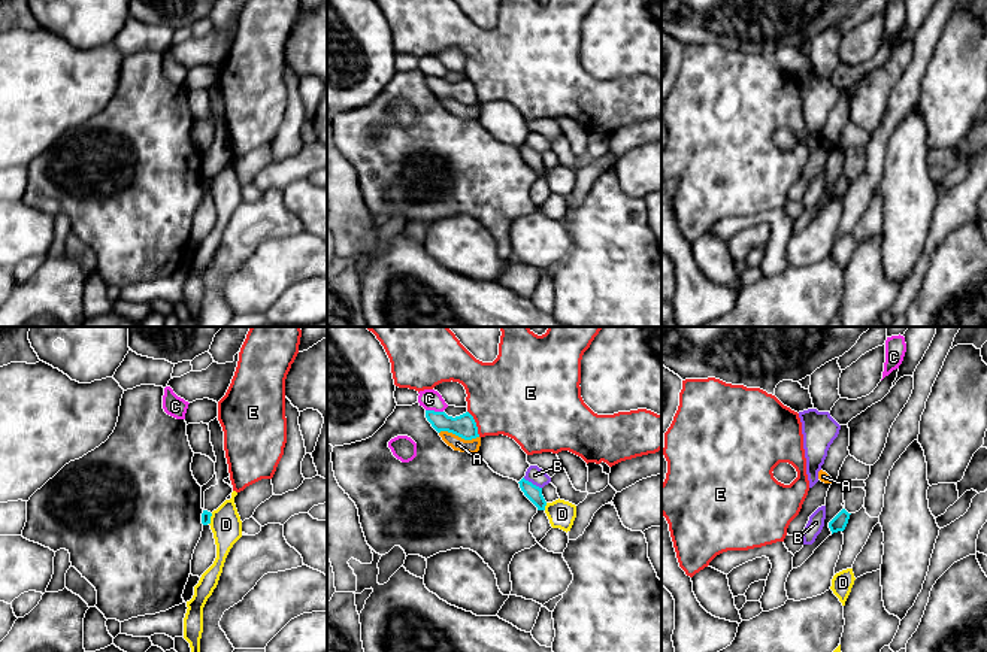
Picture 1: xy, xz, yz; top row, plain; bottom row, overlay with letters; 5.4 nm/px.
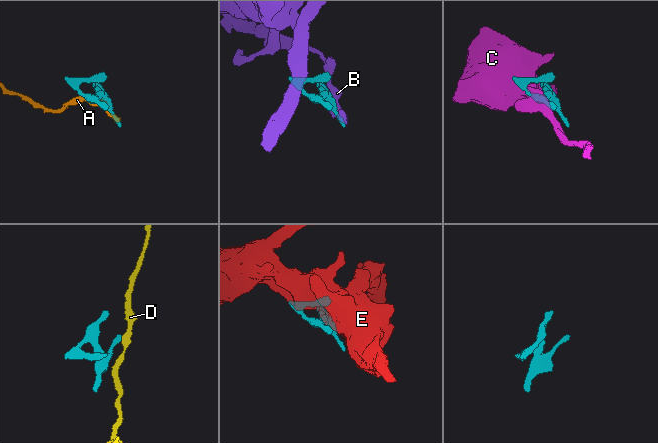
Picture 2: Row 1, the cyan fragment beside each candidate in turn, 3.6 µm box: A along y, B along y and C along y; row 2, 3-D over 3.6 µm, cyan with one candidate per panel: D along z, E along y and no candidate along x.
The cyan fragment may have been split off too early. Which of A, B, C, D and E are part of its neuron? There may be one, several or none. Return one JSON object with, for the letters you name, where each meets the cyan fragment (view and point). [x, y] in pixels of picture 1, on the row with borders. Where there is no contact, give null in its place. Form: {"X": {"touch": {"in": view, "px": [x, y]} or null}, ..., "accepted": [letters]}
{"accepted": []}

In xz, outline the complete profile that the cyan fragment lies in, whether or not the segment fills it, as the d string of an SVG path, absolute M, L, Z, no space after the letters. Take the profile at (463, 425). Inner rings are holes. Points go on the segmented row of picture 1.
M426 410L426 418L438 433L448 431L464 440L479 437L476 422L469 412L452 418L445 412Z

